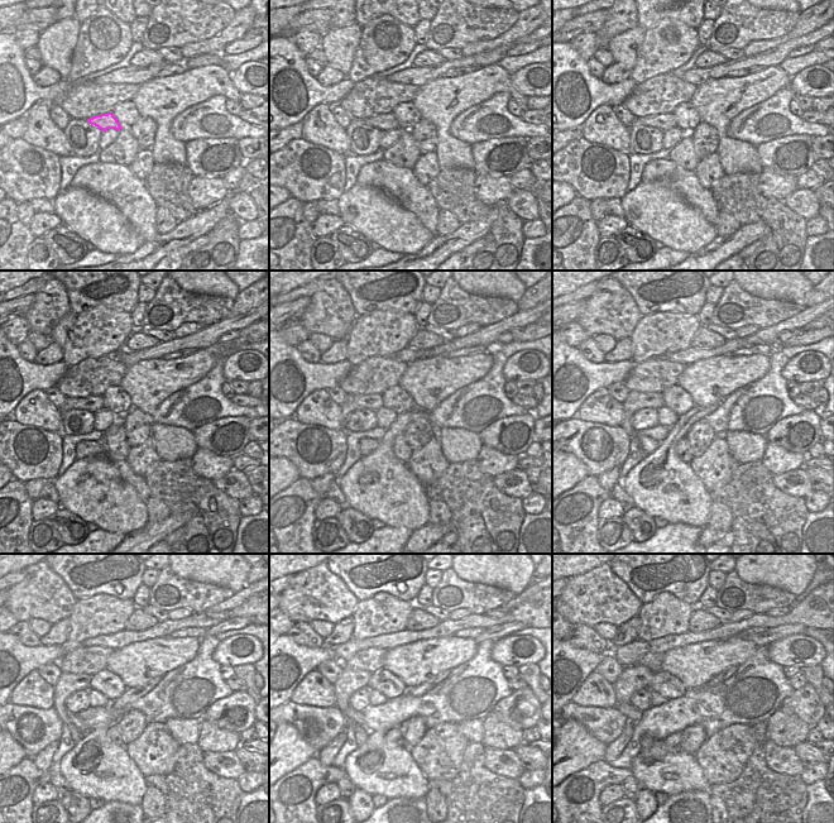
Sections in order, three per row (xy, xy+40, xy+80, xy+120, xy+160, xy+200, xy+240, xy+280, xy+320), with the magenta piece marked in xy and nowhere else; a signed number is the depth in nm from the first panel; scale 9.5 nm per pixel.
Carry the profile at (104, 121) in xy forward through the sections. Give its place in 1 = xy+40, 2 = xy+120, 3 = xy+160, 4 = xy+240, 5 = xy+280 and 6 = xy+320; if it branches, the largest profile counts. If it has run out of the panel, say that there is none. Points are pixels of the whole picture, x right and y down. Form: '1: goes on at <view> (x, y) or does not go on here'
1: goes on at xy+40 (384, 121)
2: goes on at xy+120 (95, 403)
3: goes on at xy+160 (373, 402)
4: goes on at xy+240 (67, 684)
5: goes on at xy+280 (349, 682)
6: goes on at xy+320 (633, 678)

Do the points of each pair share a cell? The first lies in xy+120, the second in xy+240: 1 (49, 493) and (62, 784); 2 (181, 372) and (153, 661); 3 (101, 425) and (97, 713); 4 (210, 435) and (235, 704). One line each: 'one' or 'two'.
1: one
2: one
3: two
4: one

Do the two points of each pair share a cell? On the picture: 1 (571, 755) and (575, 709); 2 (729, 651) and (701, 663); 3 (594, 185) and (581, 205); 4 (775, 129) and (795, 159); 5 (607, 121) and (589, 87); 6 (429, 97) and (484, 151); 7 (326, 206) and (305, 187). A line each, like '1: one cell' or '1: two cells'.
1: two cells
2: one cell
3: two cells
4: two cells
5: two cells
6: two cells
7: two cells

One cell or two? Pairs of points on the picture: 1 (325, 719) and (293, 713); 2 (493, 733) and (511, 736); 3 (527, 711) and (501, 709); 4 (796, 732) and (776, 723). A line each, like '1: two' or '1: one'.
1: one
2: one
3: one
4: one

